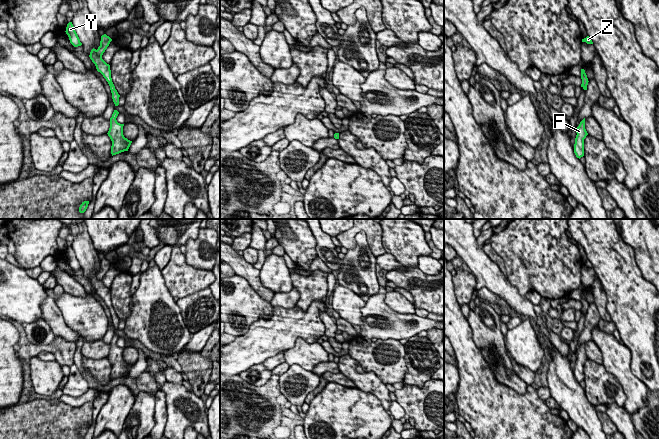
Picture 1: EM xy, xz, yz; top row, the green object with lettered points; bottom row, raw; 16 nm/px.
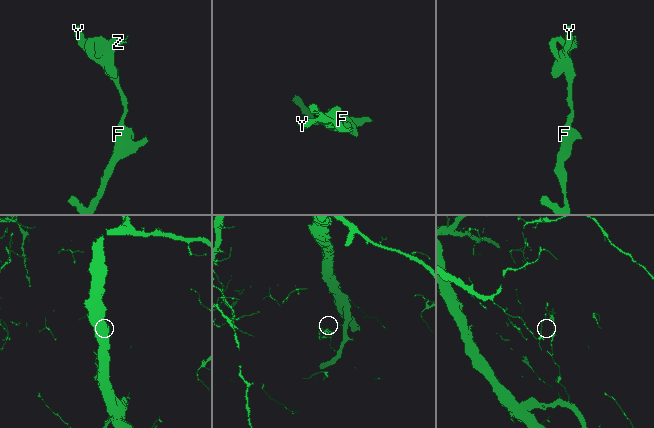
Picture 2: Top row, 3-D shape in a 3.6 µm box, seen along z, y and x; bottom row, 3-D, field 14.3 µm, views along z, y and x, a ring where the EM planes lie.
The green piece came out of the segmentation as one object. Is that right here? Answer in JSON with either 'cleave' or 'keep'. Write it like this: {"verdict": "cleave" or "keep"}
{"verdict": "cleave"}

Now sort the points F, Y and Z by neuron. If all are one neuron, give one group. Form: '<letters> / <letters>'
F / Y Z

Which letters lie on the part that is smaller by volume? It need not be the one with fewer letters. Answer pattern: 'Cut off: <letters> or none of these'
Cut off: Y, Z

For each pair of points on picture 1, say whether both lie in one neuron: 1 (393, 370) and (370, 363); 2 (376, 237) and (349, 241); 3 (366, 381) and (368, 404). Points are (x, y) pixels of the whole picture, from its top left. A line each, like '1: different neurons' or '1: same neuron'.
1: same neuron
2: same neuron
3: different neurons

